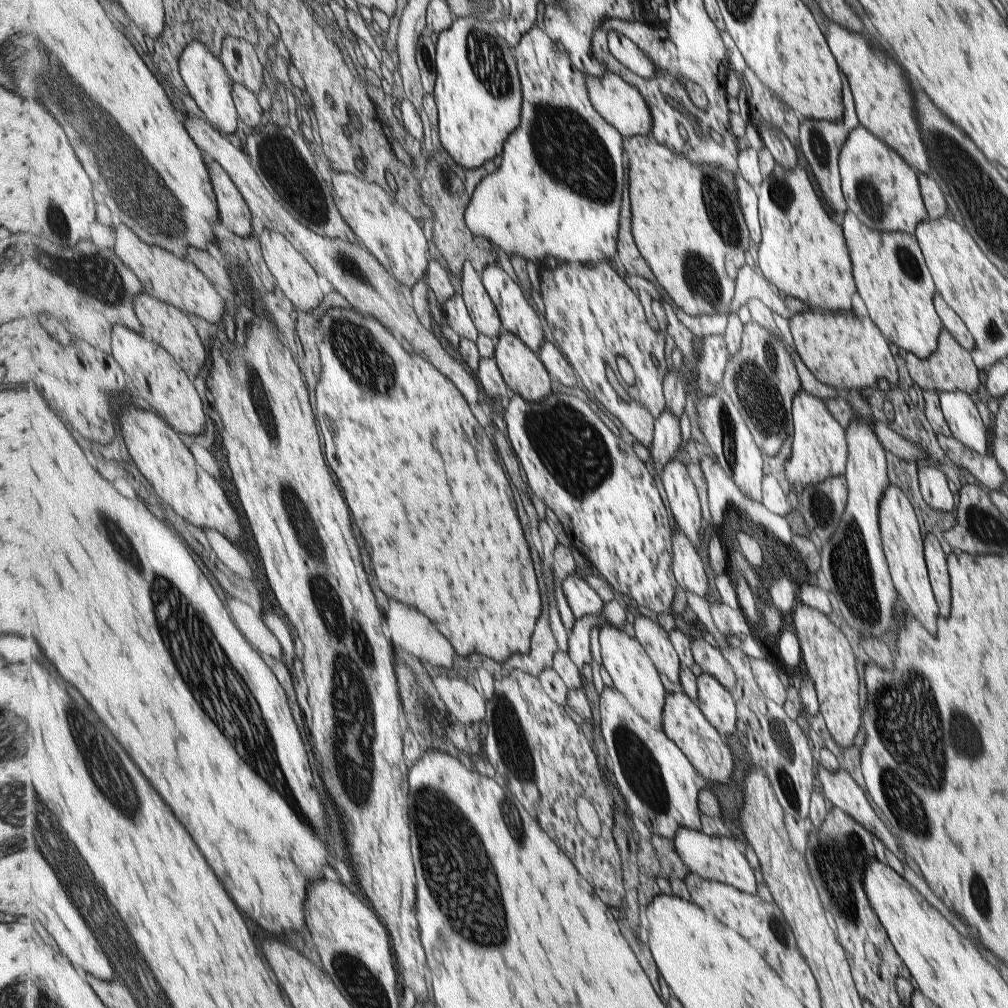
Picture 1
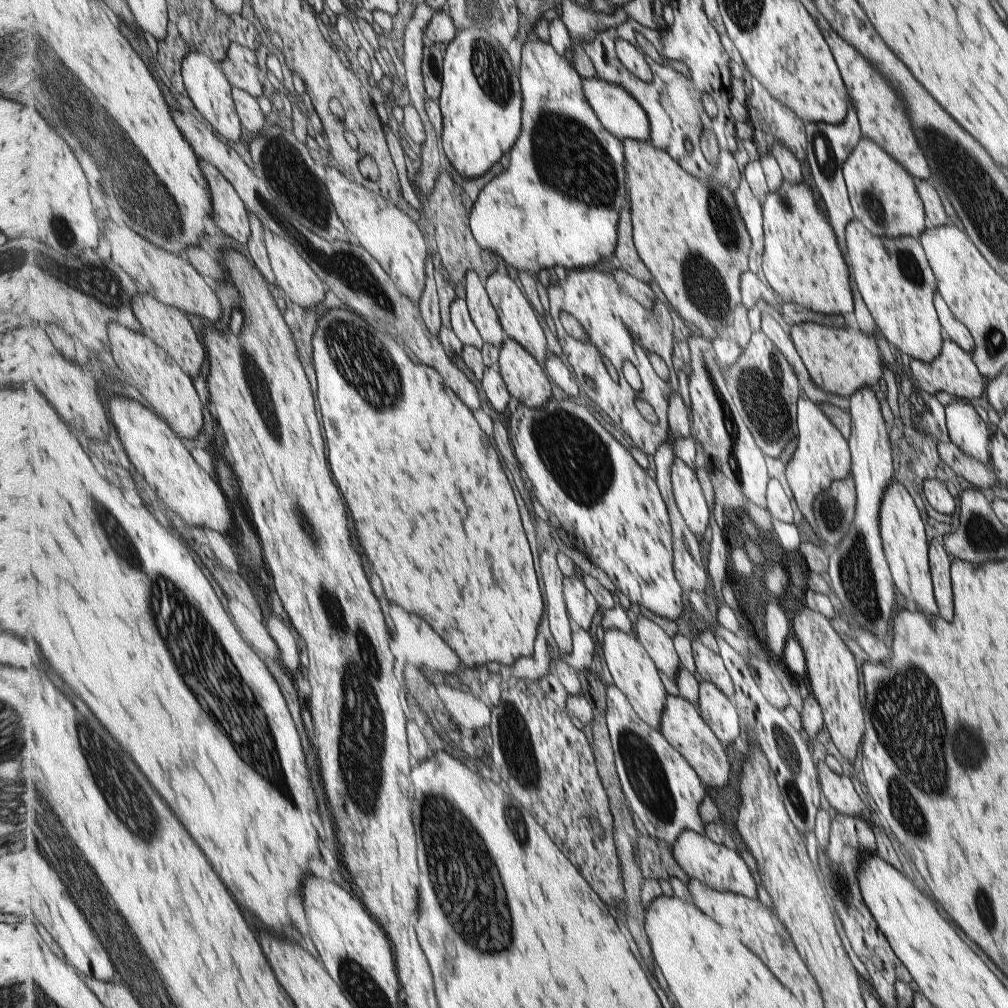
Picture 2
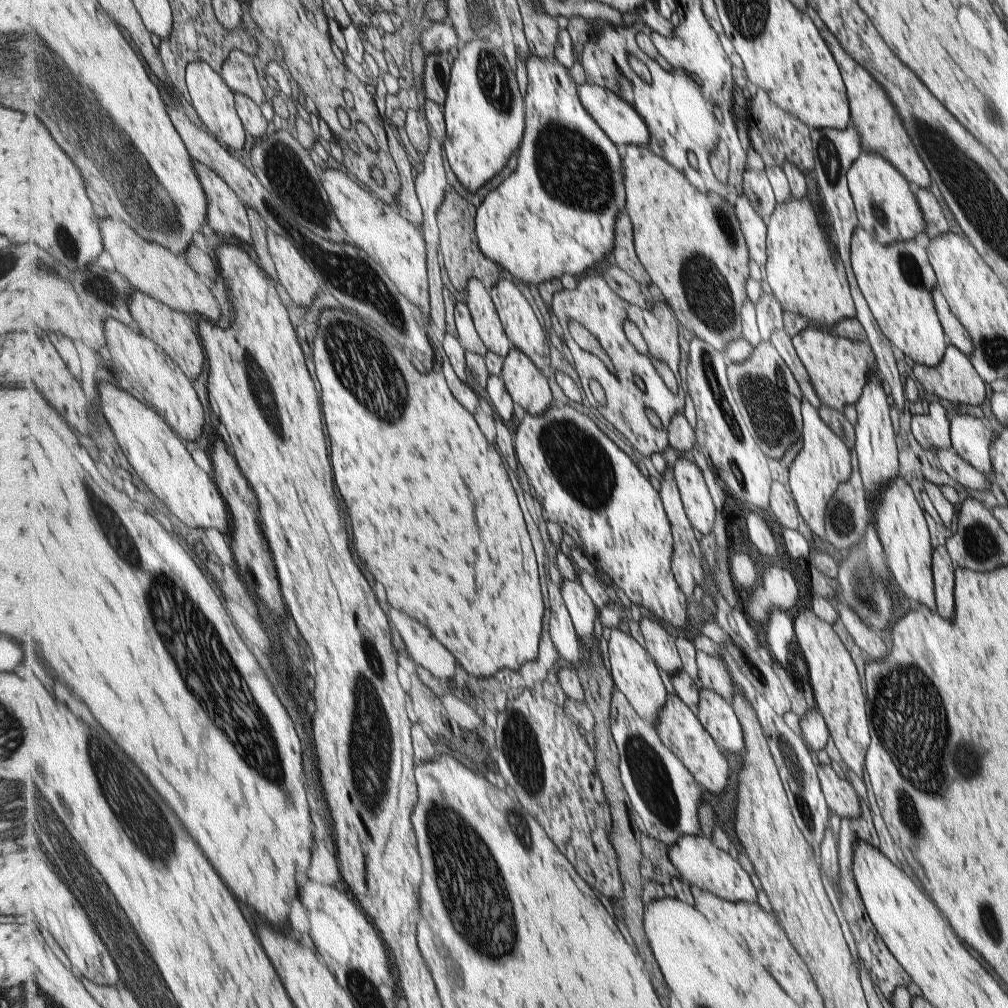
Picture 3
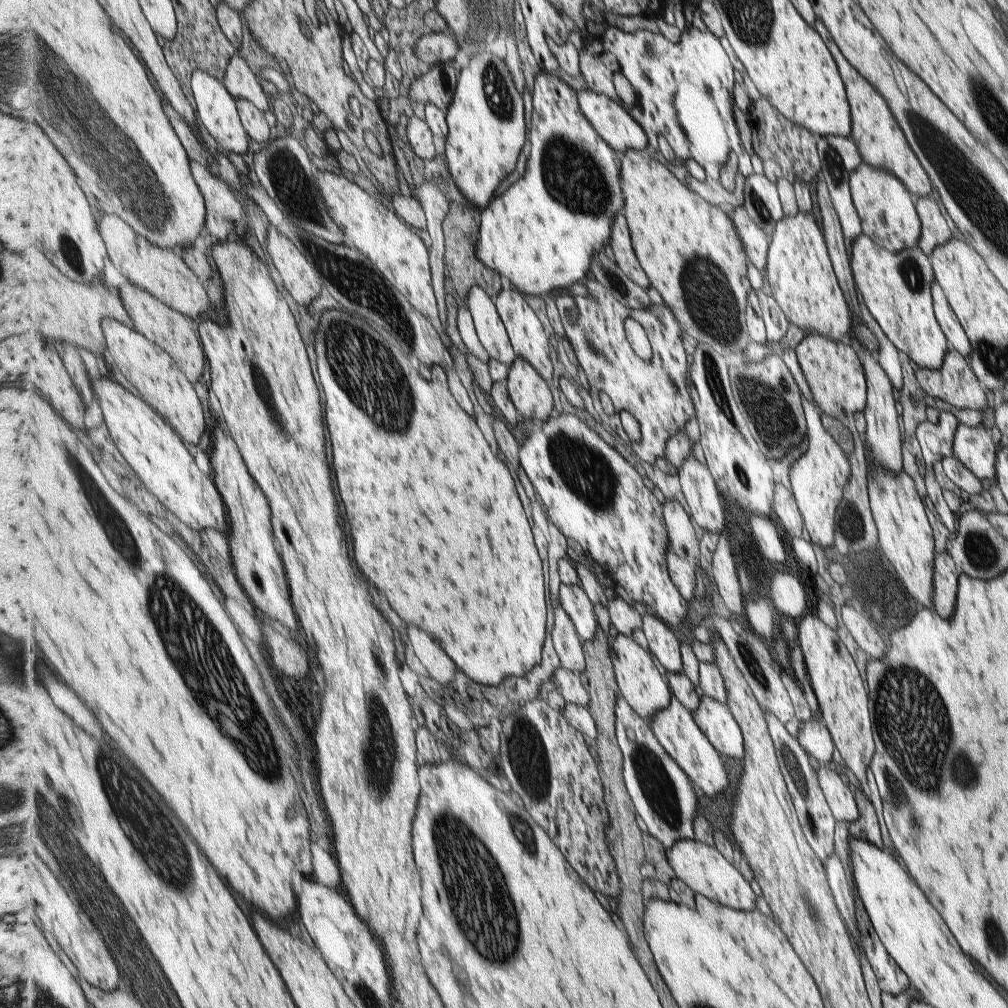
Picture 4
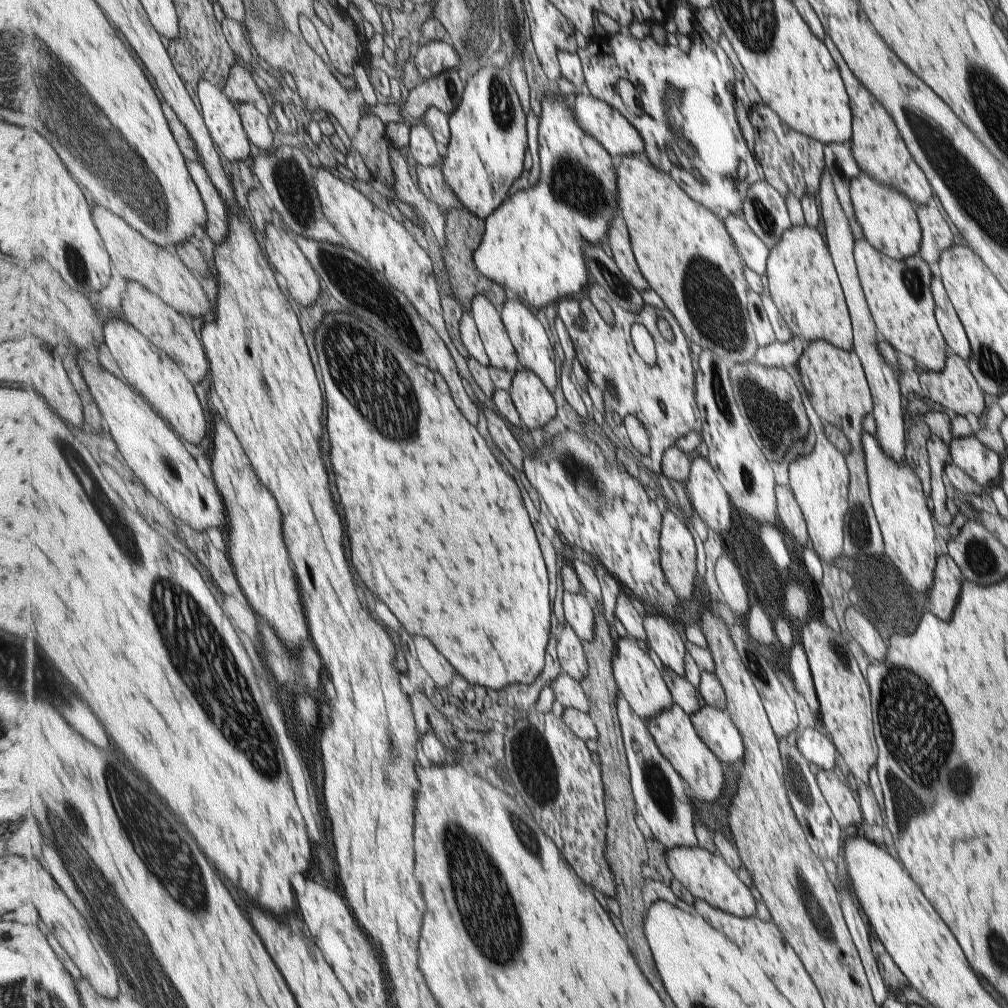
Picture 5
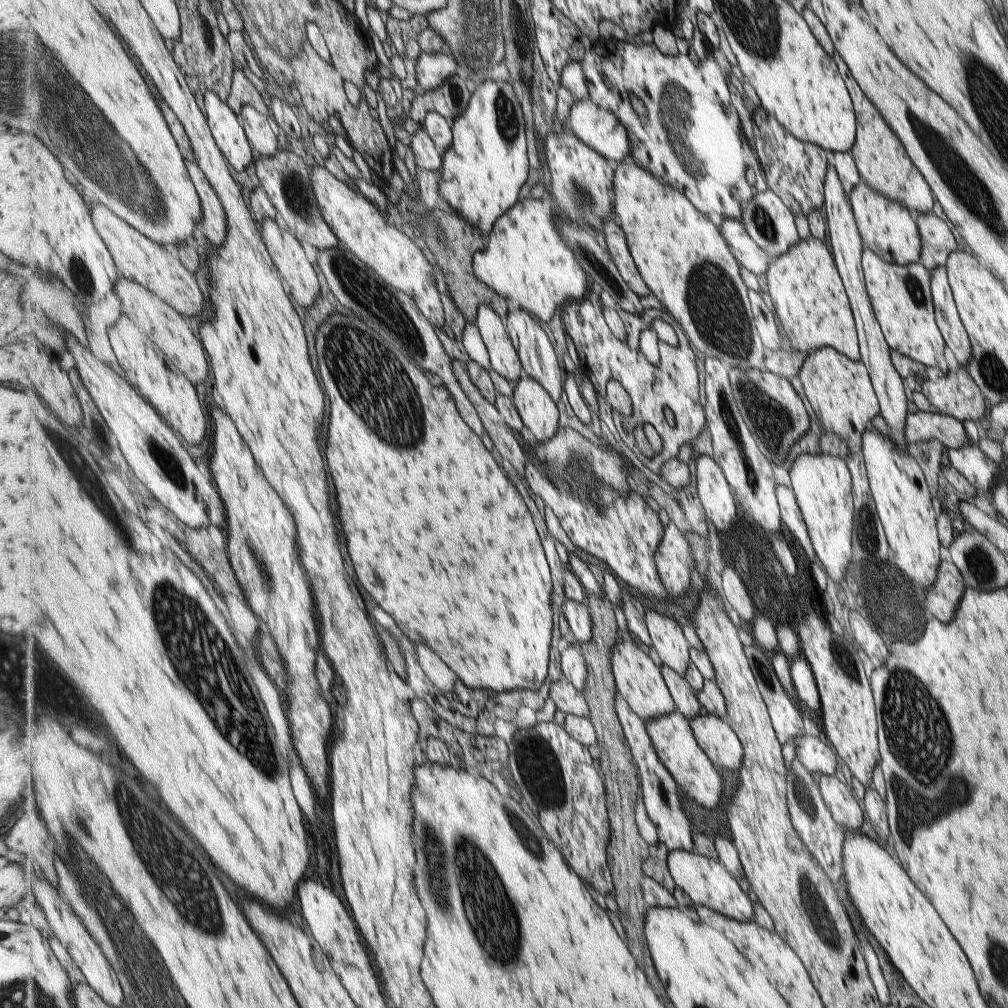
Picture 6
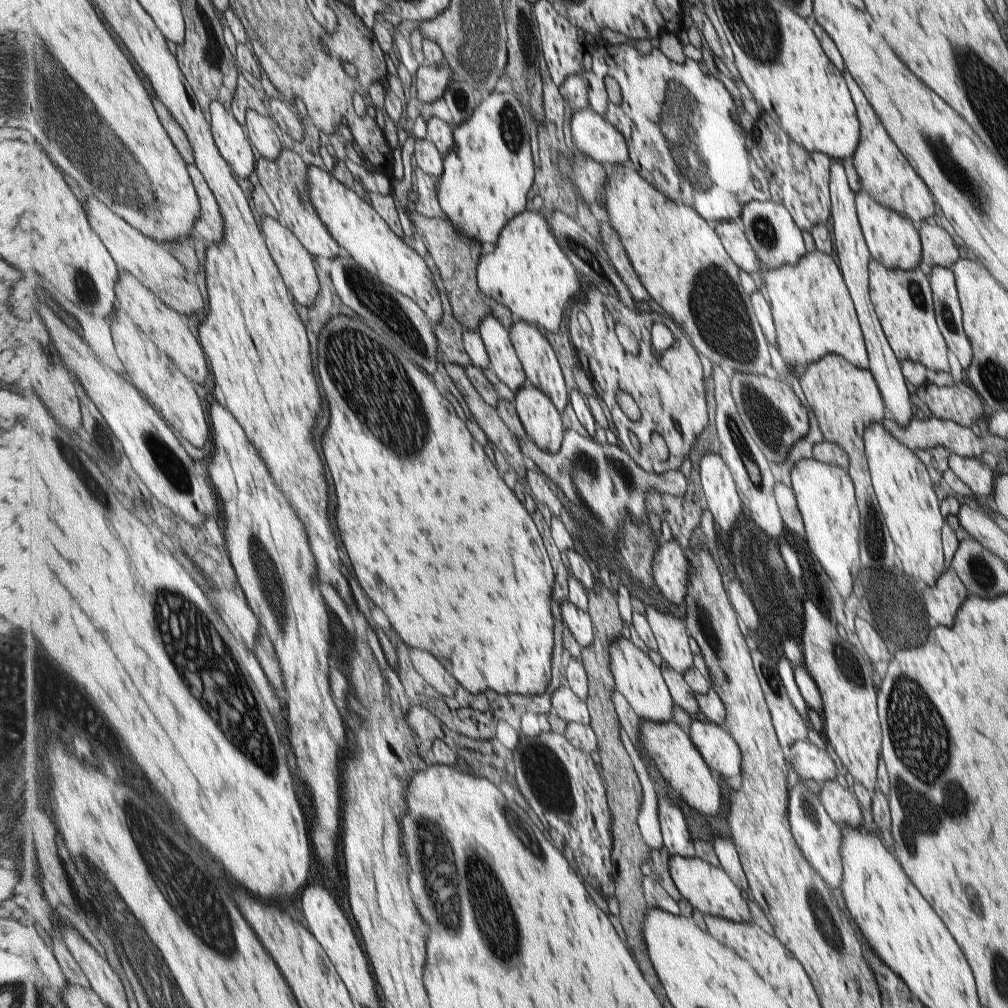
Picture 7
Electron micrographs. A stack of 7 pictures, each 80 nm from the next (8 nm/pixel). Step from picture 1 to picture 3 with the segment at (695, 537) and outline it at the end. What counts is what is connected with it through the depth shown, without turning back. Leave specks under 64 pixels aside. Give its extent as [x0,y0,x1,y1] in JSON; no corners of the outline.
[674,457,715,539]

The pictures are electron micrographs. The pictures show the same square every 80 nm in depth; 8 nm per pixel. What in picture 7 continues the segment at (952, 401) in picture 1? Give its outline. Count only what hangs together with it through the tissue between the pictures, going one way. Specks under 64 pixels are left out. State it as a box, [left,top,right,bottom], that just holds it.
[948,453,993,497]

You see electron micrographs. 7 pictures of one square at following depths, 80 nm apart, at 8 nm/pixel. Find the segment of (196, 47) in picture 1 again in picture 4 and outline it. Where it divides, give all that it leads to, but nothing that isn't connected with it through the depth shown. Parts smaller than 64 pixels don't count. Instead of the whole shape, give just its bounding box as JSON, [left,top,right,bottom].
[191,70,251,155]

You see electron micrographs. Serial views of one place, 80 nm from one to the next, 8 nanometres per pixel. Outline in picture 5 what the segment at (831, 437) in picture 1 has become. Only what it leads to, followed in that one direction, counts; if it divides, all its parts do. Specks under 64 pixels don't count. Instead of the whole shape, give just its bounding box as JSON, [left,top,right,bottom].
[789,399,847,564]

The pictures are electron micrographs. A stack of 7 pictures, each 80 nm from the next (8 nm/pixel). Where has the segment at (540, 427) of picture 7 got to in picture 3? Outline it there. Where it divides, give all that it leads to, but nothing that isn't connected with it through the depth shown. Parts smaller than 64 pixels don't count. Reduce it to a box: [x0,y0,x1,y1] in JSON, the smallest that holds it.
[502,347,555,415]

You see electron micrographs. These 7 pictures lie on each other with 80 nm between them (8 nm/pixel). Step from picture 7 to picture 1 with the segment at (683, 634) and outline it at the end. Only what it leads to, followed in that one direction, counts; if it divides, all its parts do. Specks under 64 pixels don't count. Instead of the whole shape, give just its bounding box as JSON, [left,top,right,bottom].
[632,615,683,684]

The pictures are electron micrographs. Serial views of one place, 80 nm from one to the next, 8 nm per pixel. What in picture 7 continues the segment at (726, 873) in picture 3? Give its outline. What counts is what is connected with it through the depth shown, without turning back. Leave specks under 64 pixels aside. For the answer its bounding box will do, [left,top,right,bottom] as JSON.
[669,857,750,923]

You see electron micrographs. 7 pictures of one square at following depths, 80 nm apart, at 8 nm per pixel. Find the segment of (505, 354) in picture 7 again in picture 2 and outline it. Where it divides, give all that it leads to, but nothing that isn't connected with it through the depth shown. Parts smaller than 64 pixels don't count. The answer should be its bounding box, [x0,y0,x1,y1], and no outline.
[465,271,507,348]

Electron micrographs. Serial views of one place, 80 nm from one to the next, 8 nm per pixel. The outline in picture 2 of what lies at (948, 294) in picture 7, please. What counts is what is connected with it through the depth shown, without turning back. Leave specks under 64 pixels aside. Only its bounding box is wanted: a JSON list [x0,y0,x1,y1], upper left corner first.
[933,292,974,355]

